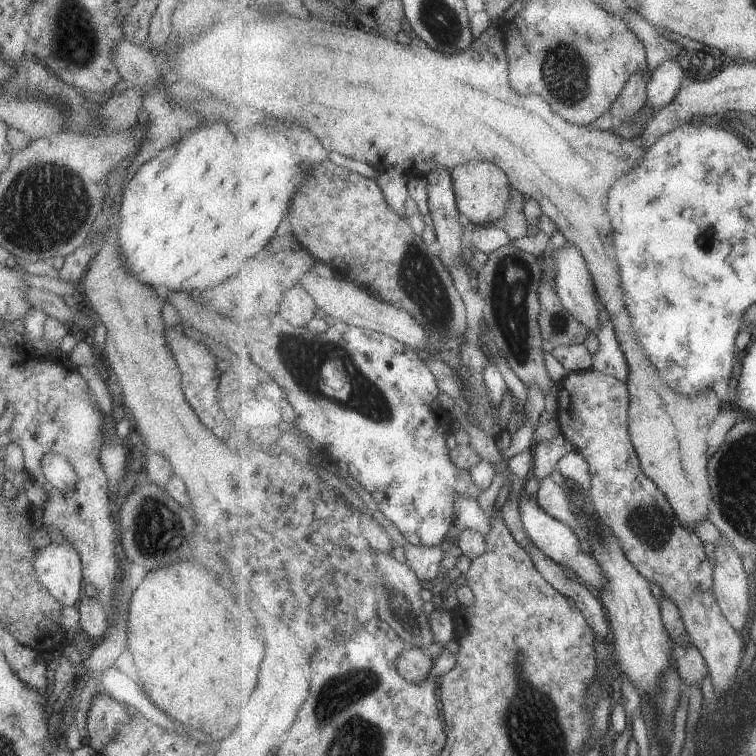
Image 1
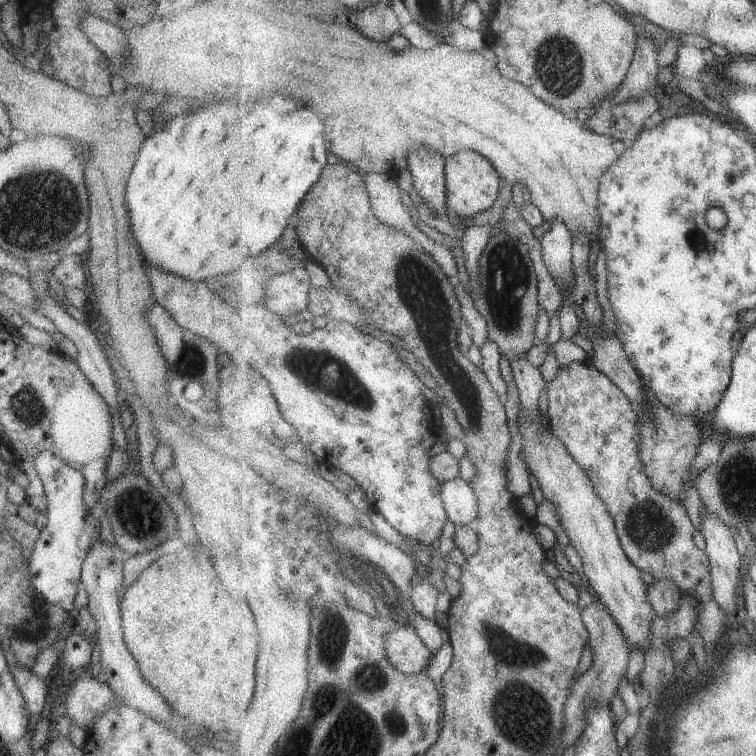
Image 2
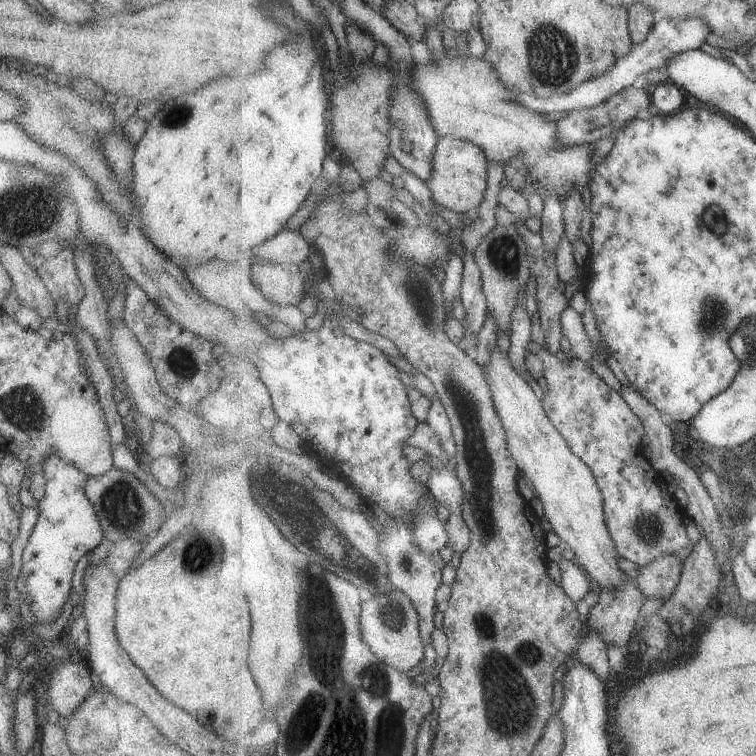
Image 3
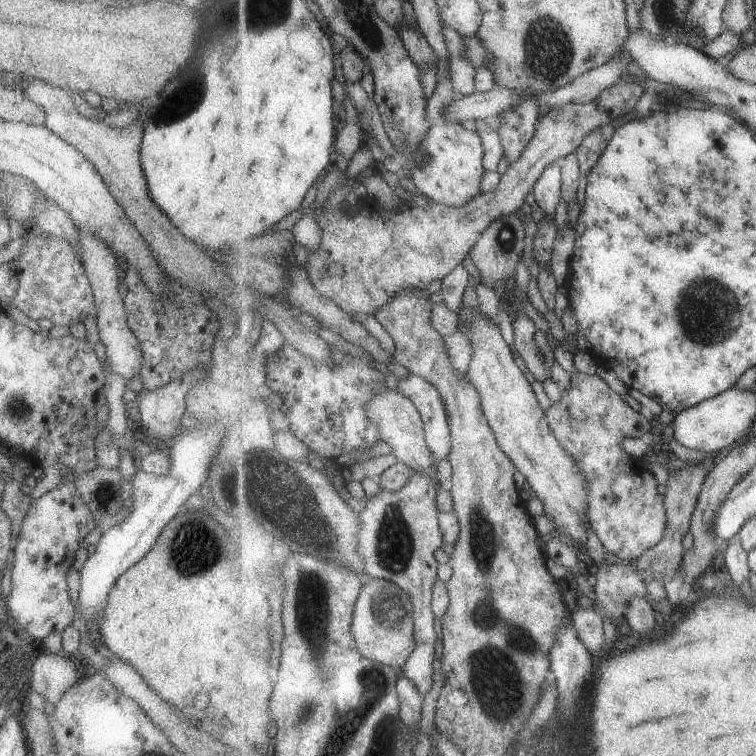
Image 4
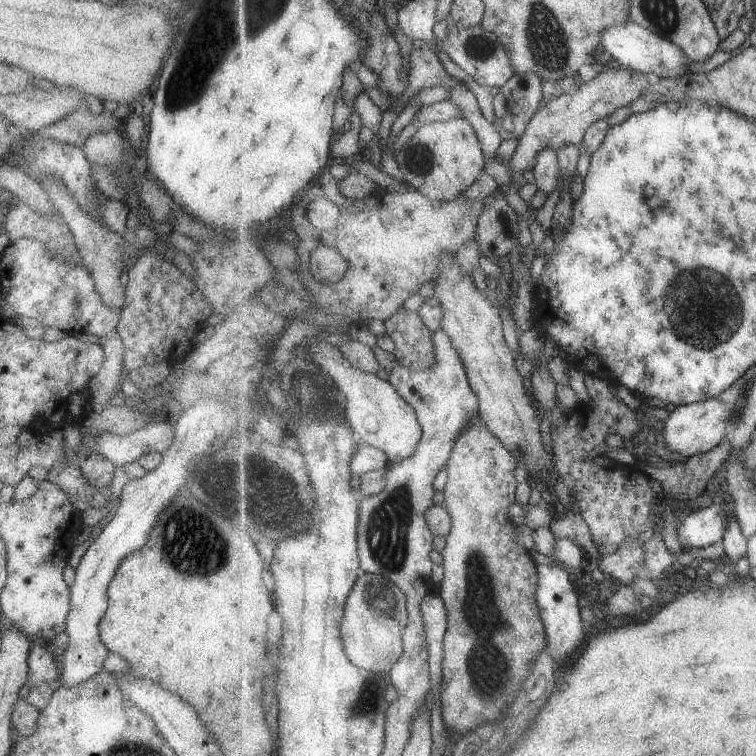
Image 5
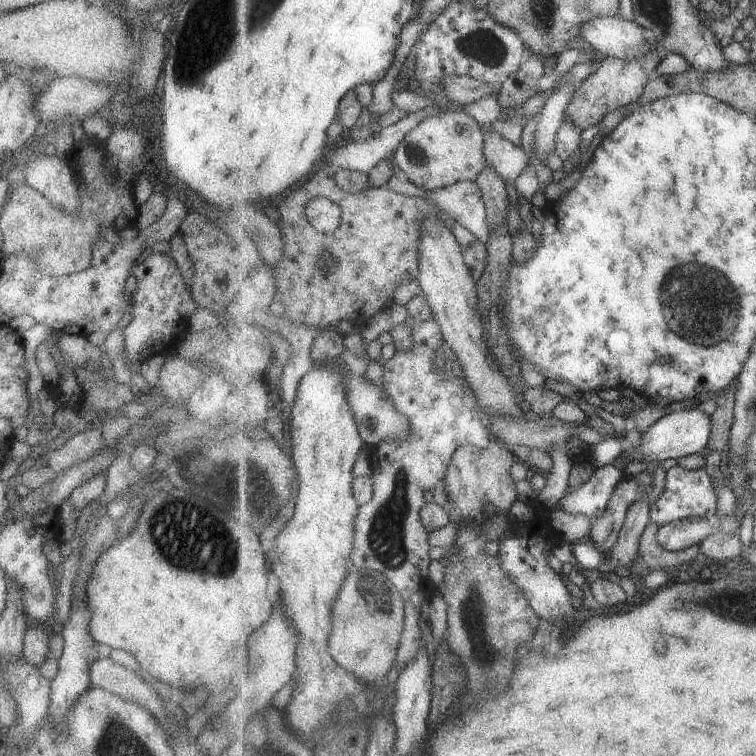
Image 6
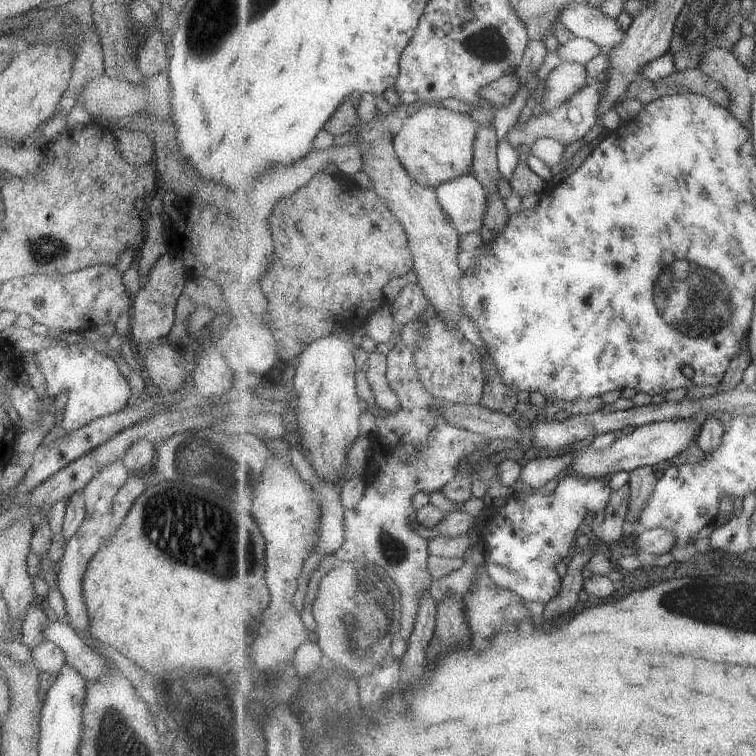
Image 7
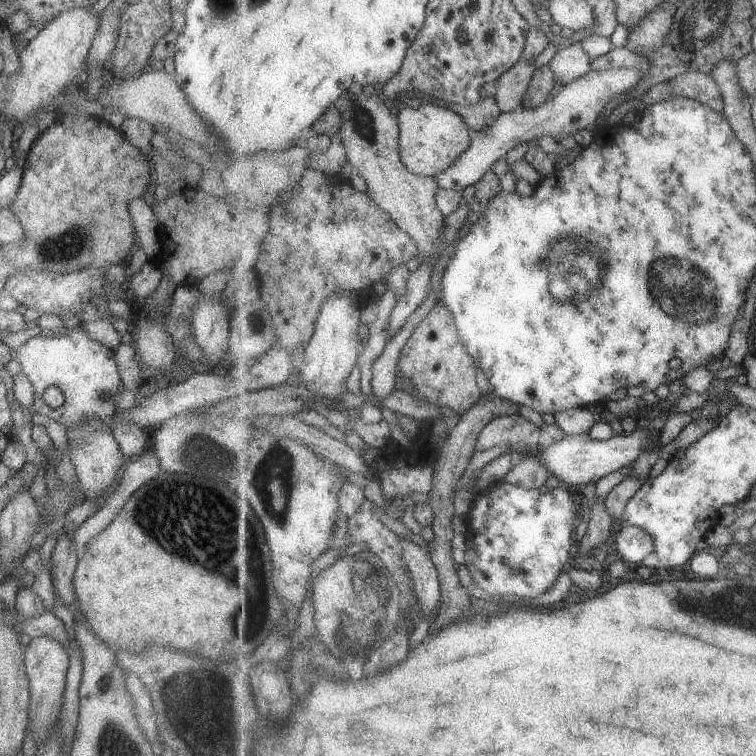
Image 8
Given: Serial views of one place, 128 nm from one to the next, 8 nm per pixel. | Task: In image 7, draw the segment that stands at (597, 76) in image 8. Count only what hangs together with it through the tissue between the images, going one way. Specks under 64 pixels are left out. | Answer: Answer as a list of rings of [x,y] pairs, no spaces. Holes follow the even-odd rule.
[[[601,73],[594,80],[590,80],[583,90],[579,90],[575,96],[571,96],[567,102],[563,102],[561,106],[553,108],[551,112],[540,113],[535,118],[531,117],[525,124],[521,122],[521,124],[516,123],[513,125],[508,132],[507,140],[514,147],[520,149],[524,149],[526,142],[533,144],[541,138],[552,138],[557,140],[557,142],[561,142],[563,146],[568,146],[577,140],[581,140],[597,122],[597,108],[601,104],[601,92],[605,92],[605,88],[607,88],[607,73]]]

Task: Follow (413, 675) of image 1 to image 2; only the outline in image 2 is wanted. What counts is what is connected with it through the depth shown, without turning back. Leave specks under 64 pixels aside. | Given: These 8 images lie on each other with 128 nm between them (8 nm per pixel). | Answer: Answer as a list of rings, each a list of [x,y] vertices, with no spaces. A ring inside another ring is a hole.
[[[395,623],[395,628],[384,636],[384,648],[390,662],[401,673],[417,675],[426,670],[434,656],[424,644],[412,624]]]

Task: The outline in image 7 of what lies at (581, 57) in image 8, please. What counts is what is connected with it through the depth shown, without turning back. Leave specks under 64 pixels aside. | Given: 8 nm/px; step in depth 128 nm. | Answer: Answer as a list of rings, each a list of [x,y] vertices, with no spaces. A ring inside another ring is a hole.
[[[571,59],[562,60],[545,79],[545,90],[541,100],[540,112],[551,112],[553,108],[567,102],[579,90],[583,90],[589,80],[589,72],[584,64]]]

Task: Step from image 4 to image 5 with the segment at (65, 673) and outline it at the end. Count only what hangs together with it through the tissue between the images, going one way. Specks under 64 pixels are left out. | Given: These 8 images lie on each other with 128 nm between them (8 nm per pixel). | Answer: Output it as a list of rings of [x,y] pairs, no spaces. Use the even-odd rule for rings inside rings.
[[[39,642],[29,643],[28,680],[26,684],[35,688],[43,684],[59,681],[59,670],[53,661],[52,651]]]

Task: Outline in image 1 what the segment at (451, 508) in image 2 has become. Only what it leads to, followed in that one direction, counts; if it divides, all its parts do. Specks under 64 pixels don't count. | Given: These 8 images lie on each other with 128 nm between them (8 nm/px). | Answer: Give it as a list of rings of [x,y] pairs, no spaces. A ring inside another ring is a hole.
[[[475,495],[458,496],[454,507],[454,518],[456,532],[472,529],[487,536],[492,528],[490,514],[483,512]]]

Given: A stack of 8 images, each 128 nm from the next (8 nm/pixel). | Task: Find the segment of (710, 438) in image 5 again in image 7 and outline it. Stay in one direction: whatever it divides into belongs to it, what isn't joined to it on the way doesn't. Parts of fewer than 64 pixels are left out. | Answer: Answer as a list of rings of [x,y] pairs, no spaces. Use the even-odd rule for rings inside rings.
[[[692,418],[651,422],[636,427],[631,434],[618,438],[609,448],[603,450],[595,450],[589,443],[583,443],[579,447],[577,445],[576,449],[580,449],[580,452],[573,458],[570,467],[583,478],[609,478],[620,470],[630,473],[642,466],[663,466],[677,454],[696,445],[701,427],[702,424],[697,424]]]

